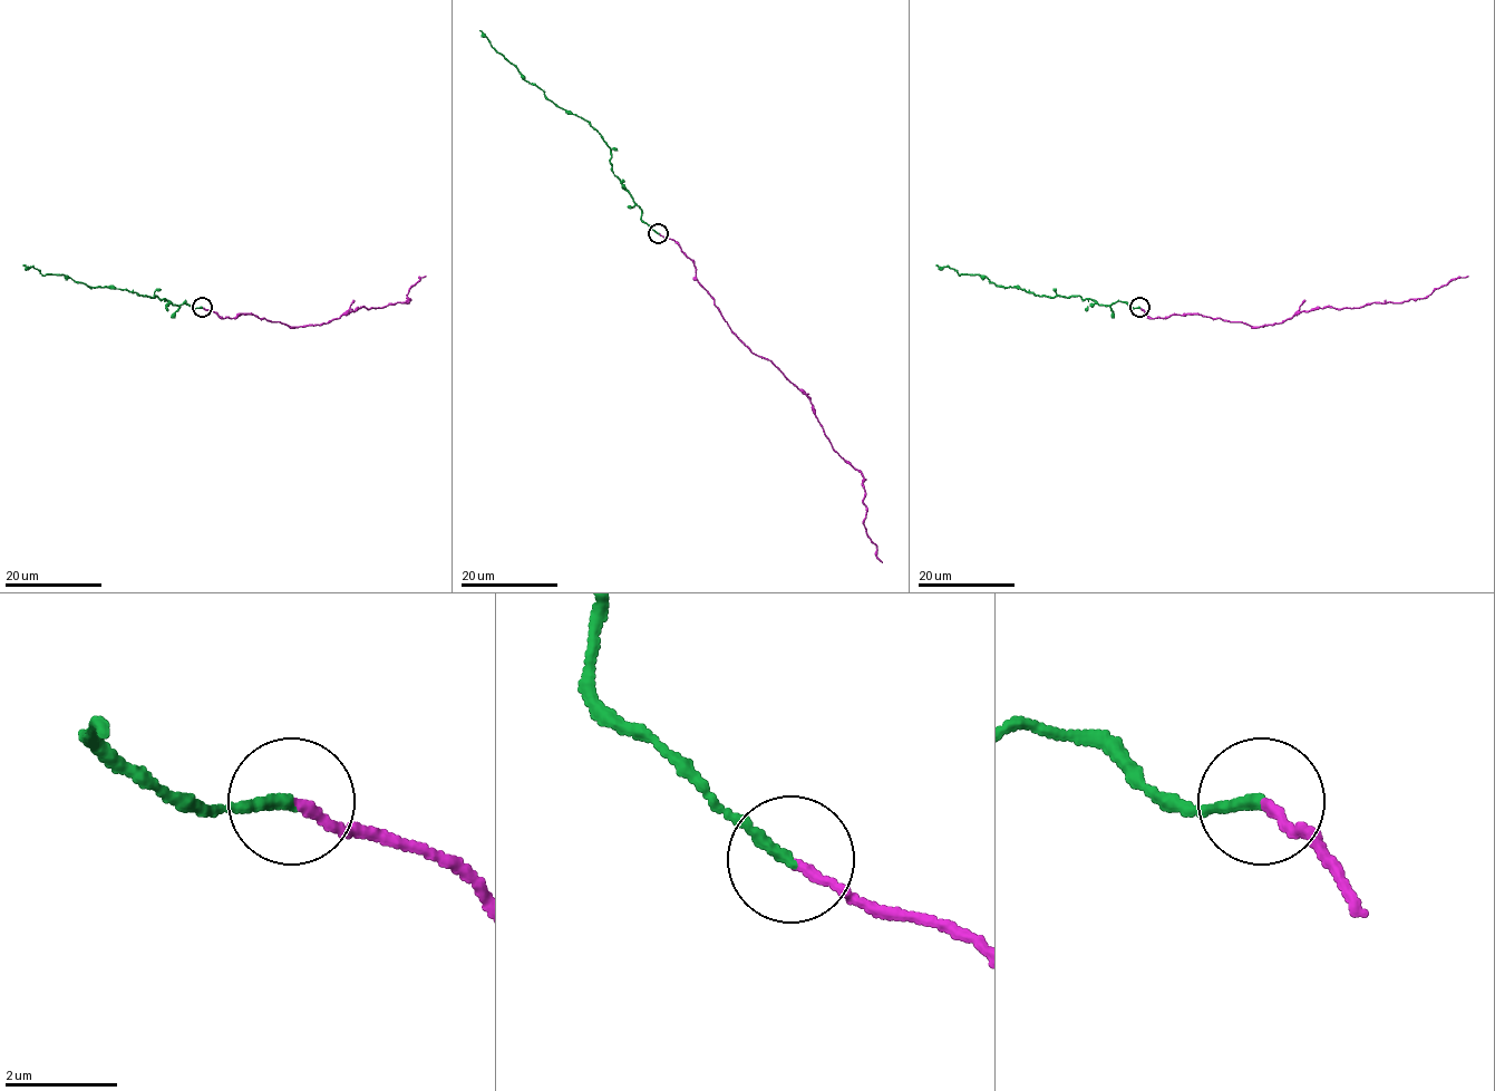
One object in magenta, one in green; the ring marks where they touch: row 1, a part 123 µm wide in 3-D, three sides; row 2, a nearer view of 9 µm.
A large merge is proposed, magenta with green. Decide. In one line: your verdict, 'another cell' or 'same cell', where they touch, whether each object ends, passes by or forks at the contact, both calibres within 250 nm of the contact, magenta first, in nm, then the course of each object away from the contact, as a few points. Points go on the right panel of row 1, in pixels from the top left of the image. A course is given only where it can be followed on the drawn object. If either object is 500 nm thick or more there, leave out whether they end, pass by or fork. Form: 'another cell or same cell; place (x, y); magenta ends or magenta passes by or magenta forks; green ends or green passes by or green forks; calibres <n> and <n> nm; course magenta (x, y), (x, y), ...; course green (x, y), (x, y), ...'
another cell; place (1139, 307); magenta ends; green ends; calibres 160 and 200 nm; course magenta (1138, 308), (1152, 318), (1201, 314), (1261, 327), (1327, 306), (1337, 309), (1423, 299), (1450, 280), (1467, 276); course green (1138, 308), (1125, 301), (1102, 305), (1079, 296), (1035, 296), (937, 264)

